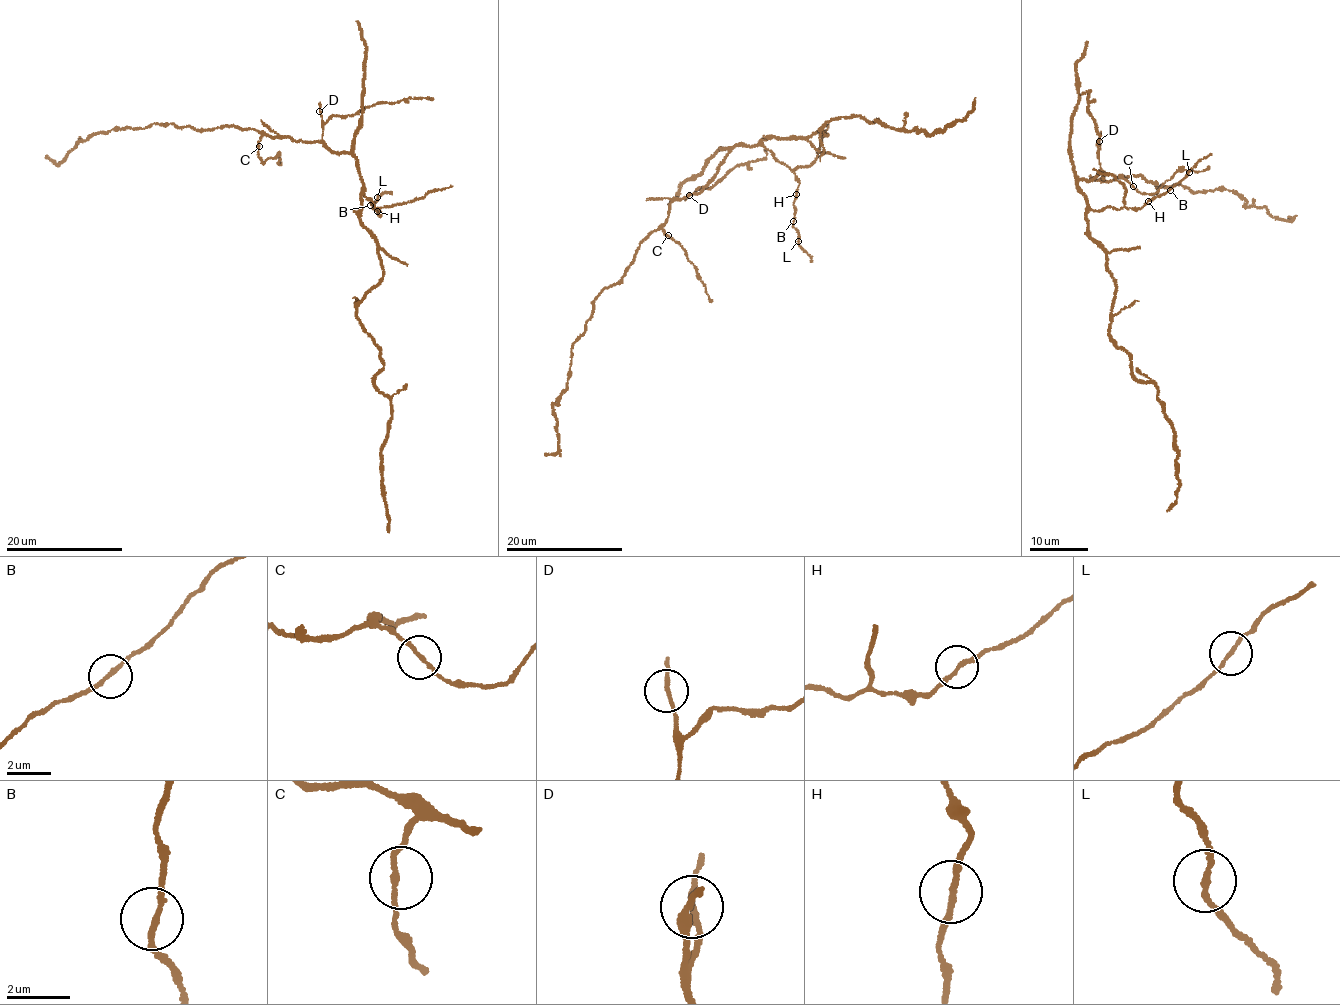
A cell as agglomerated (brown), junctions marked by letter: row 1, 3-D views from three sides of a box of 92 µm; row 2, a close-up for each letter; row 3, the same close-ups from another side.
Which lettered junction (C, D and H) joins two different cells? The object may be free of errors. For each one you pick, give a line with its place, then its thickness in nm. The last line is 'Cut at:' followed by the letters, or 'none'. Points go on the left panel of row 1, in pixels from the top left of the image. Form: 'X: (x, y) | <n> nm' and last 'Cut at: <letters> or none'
Cut at: none

